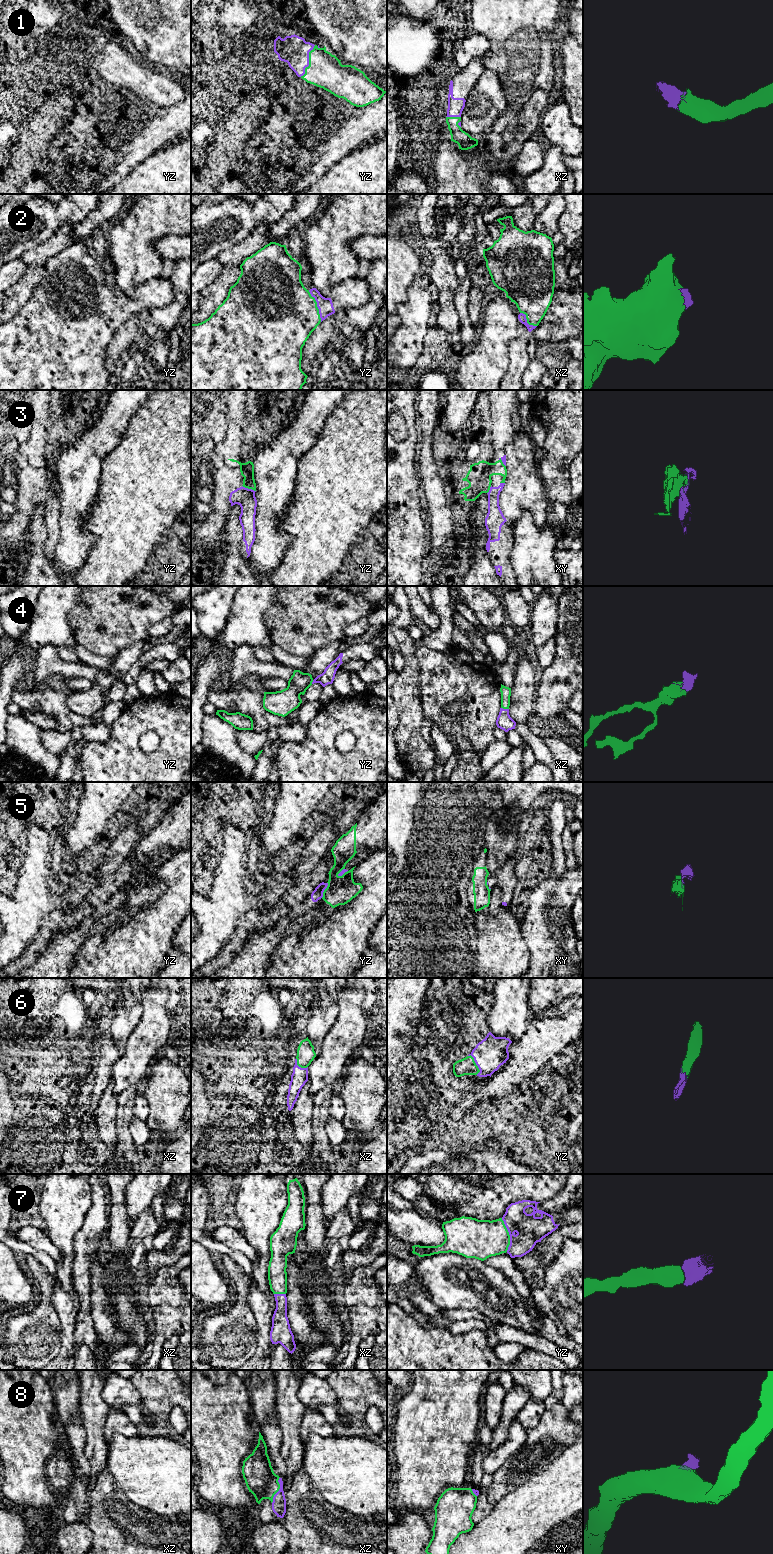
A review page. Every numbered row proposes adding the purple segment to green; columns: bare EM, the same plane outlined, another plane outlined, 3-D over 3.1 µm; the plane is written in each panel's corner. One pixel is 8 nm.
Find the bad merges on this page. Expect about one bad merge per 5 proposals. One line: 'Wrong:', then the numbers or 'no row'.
Wrong: 5

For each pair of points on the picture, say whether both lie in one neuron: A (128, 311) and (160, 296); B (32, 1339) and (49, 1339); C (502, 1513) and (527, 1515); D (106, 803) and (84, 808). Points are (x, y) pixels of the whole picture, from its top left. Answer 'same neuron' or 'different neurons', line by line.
A: same neuron
B: same neuron
C: same neuron
D: same neuron

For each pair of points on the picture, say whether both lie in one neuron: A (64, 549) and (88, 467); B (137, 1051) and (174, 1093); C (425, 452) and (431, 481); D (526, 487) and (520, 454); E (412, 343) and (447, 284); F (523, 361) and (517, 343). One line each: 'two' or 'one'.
A: one
B: two
C: one
D: one
E: one
F: one

